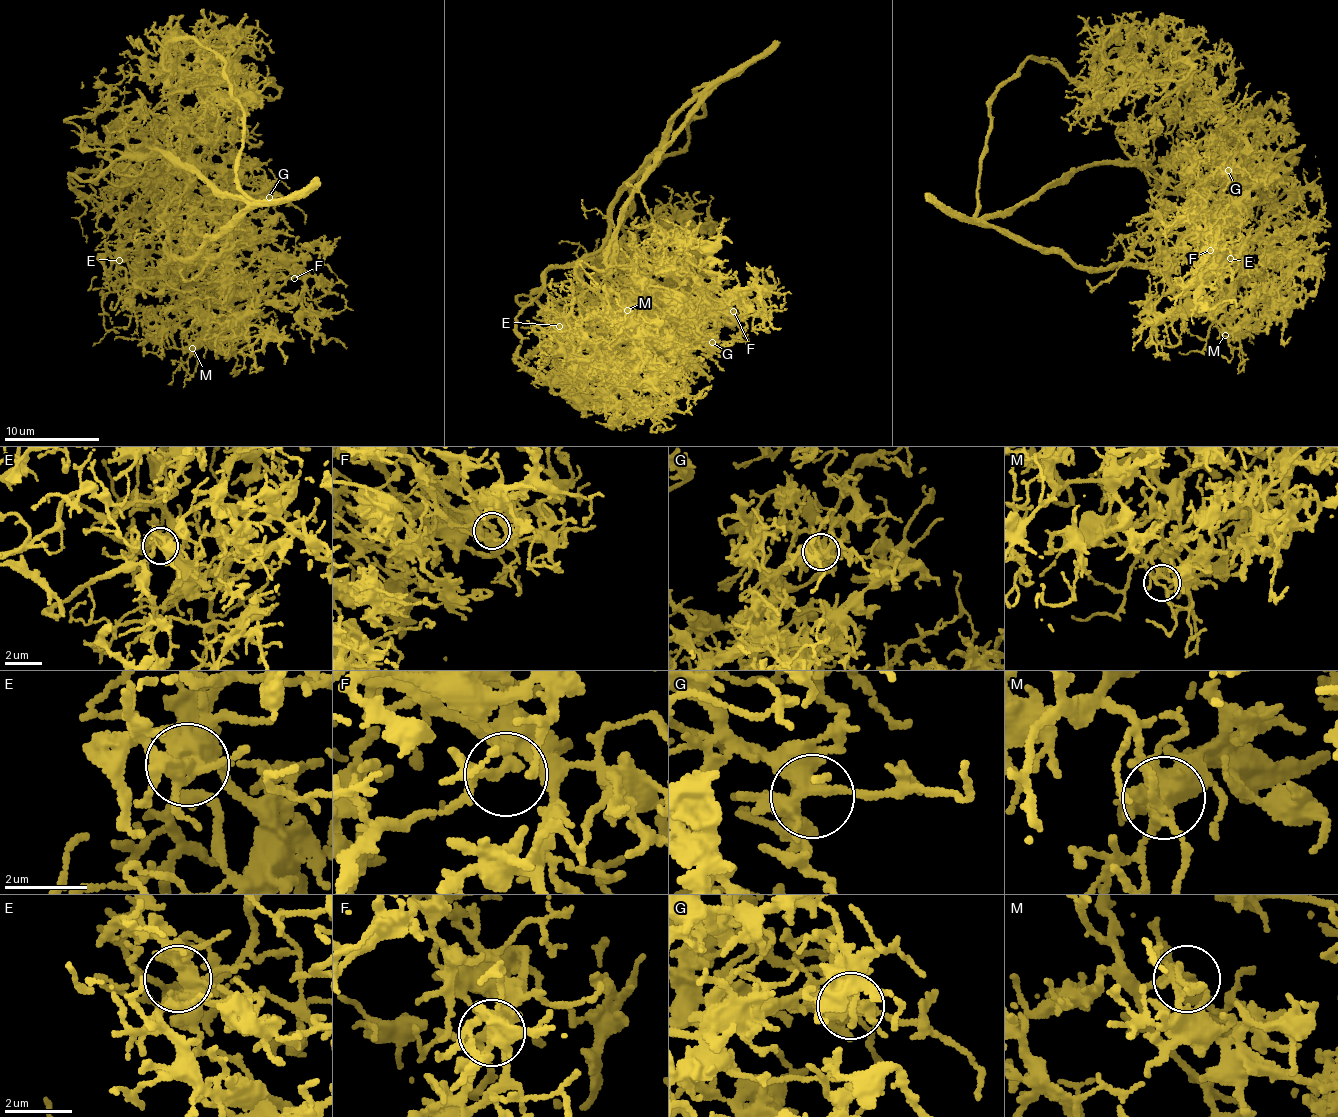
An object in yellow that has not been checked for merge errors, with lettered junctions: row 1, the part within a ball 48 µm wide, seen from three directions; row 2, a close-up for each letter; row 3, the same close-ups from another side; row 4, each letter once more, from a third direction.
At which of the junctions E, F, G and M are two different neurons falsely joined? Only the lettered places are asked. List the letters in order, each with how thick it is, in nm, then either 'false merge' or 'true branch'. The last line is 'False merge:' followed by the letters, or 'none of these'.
E: calibre 400 nm; true branch
F: calibre 200 nm; true branch
G: calibre 400 nm; true branch
M: calibre 120 nm; true branch
False merge: none of these

